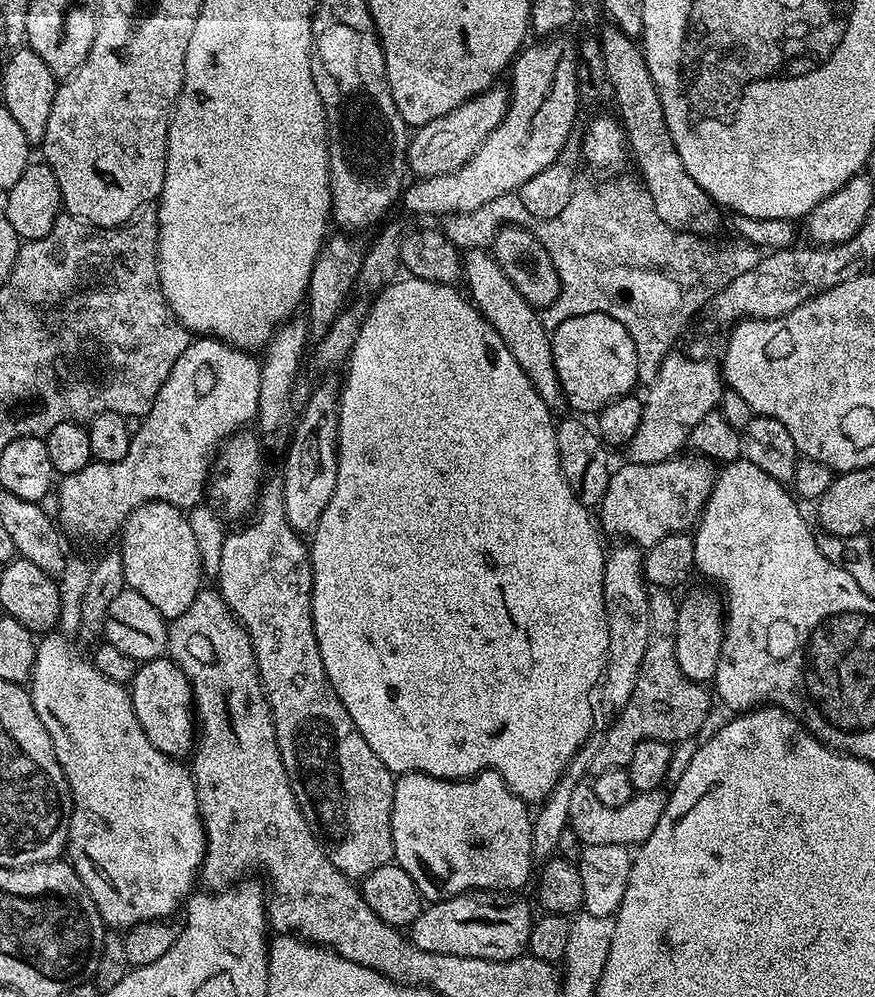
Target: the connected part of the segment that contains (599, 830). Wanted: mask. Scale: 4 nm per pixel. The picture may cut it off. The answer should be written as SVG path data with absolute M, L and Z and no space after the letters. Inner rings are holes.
M581 783L574 790L570 799L570 812L567 827L578 834L581 845L606 846L607 844L622 844L625 846L639 846L654 834L654 826L658 826L658 818L662 818L664 801L663 791L636 792L630 802L617 808L602 806L594 794L594 790L587 783Z

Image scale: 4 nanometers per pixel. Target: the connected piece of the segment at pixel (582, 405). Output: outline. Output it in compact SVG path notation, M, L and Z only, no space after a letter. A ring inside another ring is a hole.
M590 313L590 314L581 314L574 318L568 318L556 328L551 329L550 332L552 338L552 353L554 354L554 370L558 374L560 379L560 385L564 391L564 398L567 404L567 407L570 409L573 408L573 413L584 414L580 412L592 412L591 414L599 413L601 408L605 408L610 402L614 402L618 398L629 395L633 391L632 388L635 385L637 386L639 381L639 356L638 350L636 349L636 344L634 338L630 336L630 331L626 330L626 327L622 326L621 322L618 322L613 318L613 316L607 316L604 313Z

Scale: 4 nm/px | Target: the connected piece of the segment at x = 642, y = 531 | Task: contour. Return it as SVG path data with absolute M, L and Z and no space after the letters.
M679 456L660 463L644 464L629 461L613 469L606 494L598 506L601 529L606 534L620 534L626 537L623 539L642 548L656 545L671 533L691 529L709 500L716 472L709 461L690 458Z

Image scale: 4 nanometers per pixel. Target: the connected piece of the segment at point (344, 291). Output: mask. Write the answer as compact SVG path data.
M335 234L329 235L325 239L324 245L320 248L318 258L314 262L314 270L310 274L310 282L308 283L308 294L306 297L306 320L310 325L310 336L313 341L319 342L324 338L326 333L330 330L331 324L338 318L340 312L344 311L346 305L349 303L348 295L354 292L356 288L356 279L360 273L360 267L364 261L364 254L366 251L365 241L360 241L361 238L356 234Z

